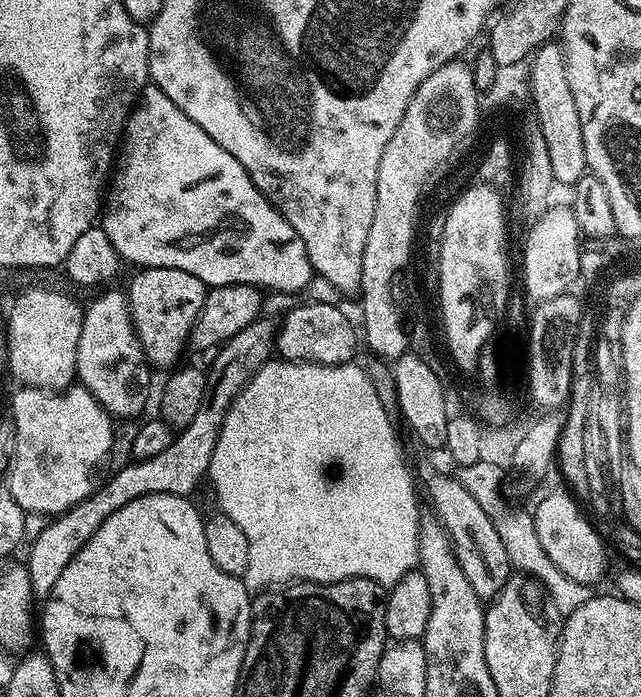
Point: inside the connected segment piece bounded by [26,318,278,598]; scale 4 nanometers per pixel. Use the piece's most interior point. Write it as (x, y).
(177, 471)

